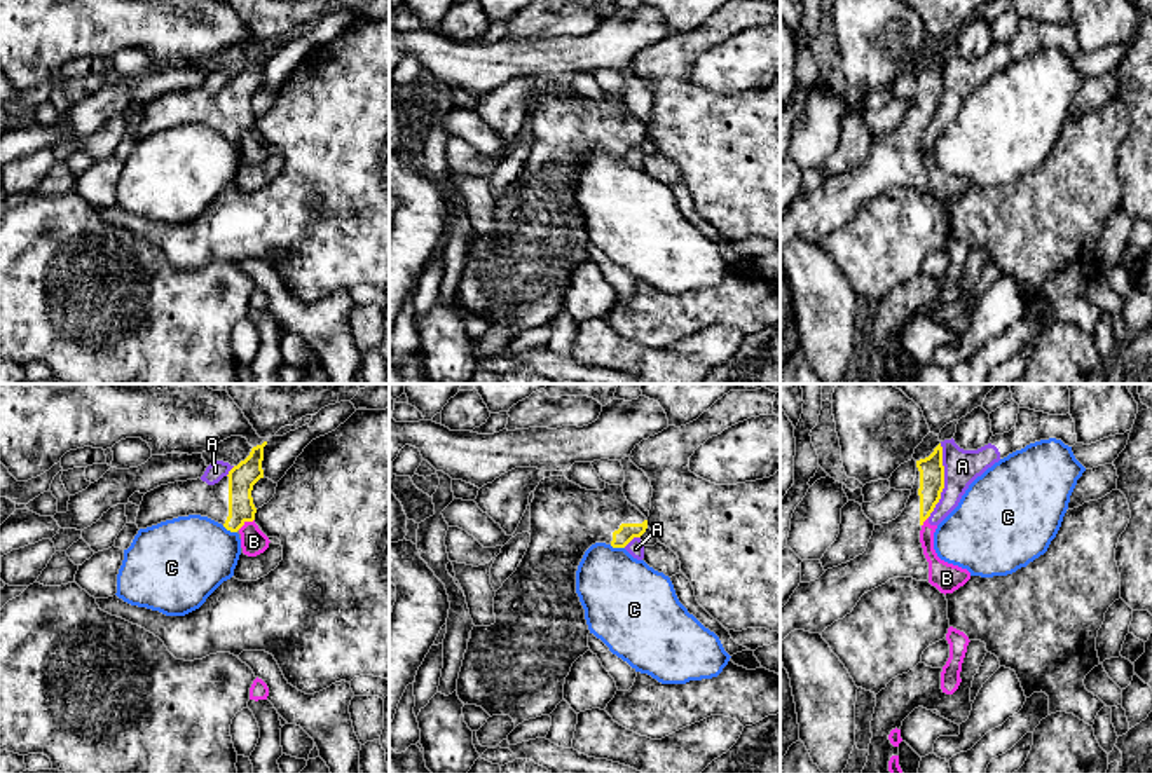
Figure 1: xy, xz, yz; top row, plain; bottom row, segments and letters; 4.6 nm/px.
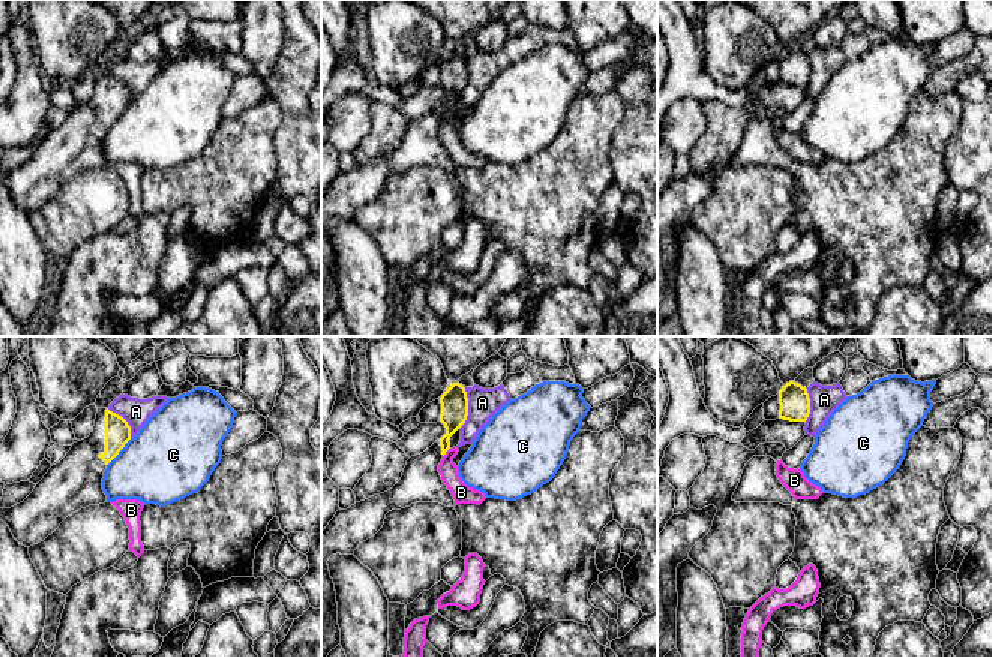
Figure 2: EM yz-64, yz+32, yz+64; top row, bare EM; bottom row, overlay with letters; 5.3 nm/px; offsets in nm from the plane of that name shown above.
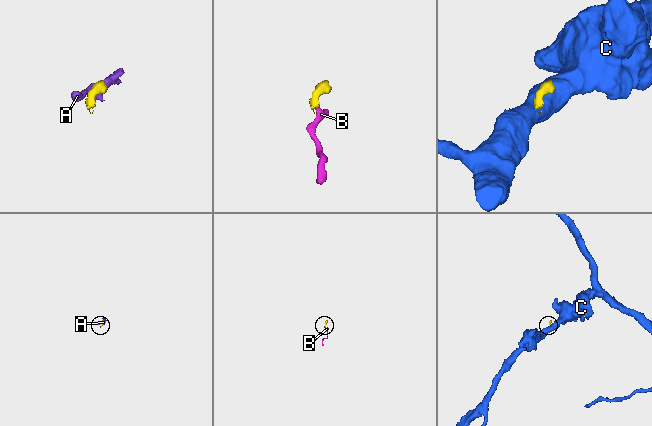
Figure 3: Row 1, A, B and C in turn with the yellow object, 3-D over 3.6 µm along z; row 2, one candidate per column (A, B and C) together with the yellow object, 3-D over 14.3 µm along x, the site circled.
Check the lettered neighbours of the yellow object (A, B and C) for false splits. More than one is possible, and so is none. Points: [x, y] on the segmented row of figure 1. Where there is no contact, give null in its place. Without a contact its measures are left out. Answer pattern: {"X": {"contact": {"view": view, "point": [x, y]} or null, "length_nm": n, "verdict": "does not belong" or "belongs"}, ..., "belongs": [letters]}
{"A": {"contact": {"view": "yz", "point": [943, 480]}, "length_nm": 360, "verdict": "does not belong"}, "B": {"contact": {"view": "xy", "point": [245, 520]}, "length_nm": 90, "verdict": "does not belong"}, "C": {"contact": {"view": "xy", "point": [229, 529]}, "length_nm": 80, "verdict": "does not belong"}, "belongs": []}

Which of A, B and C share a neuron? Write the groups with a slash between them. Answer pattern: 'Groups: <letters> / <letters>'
Groups: A B / C

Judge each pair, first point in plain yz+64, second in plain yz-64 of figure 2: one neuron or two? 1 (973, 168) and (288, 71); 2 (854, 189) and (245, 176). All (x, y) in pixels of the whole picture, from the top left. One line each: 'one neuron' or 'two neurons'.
1: one neuron
2: one neuron

